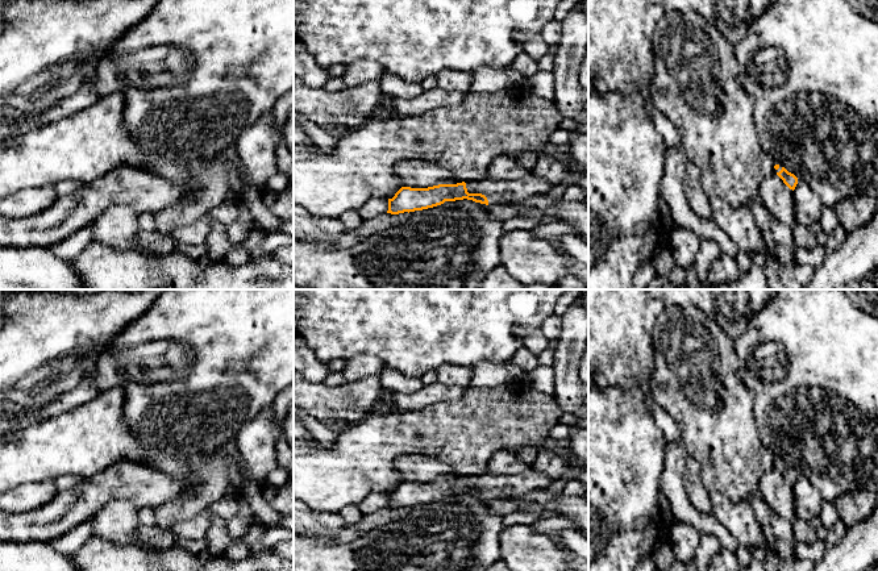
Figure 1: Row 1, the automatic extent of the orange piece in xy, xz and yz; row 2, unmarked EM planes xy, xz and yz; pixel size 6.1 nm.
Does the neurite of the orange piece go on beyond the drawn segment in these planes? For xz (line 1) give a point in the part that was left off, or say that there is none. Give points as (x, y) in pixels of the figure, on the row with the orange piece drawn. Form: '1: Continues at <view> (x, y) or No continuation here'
1: Continues at xz (496, 191)

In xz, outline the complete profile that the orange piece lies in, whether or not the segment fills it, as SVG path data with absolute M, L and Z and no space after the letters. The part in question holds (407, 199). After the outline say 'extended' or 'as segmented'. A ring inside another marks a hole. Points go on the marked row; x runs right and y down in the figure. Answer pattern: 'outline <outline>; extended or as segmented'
outline M532 172L516 180L502 182L484 178L478 182L438 184L428 188L401 187L392 199L388 199L387 213L409 213L463 199L486 205L523 201L530 196L546 193L552 187L554 186L549 180Z; extended

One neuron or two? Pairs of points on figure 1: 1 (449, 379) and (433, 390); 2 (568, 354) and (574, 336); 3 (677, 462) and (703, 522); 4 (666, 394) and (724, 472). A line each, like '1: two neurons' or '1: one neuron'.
1: two neurons
2: one neuron
3: one neuron
4: one neuron

